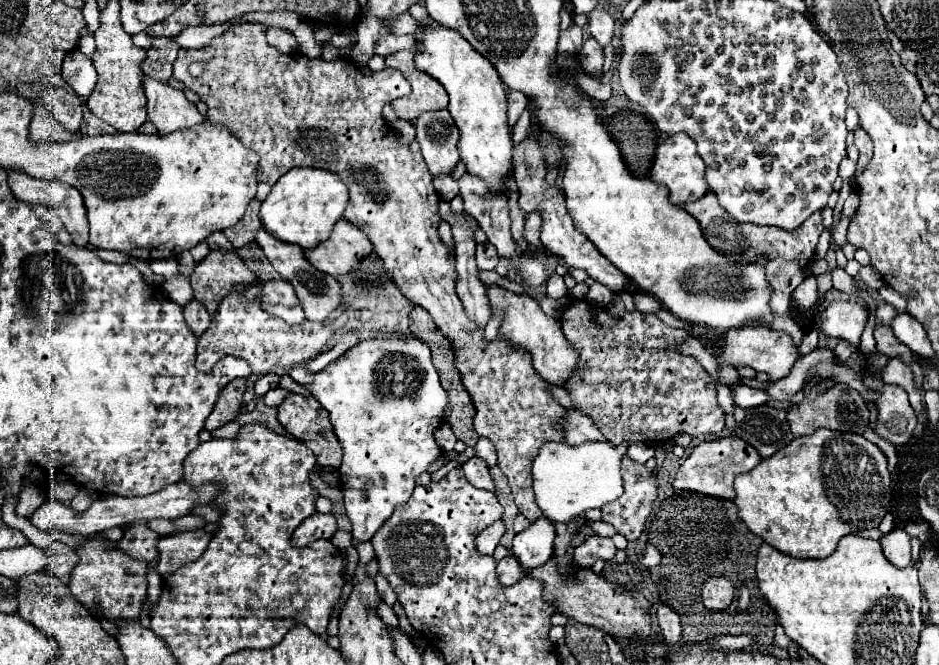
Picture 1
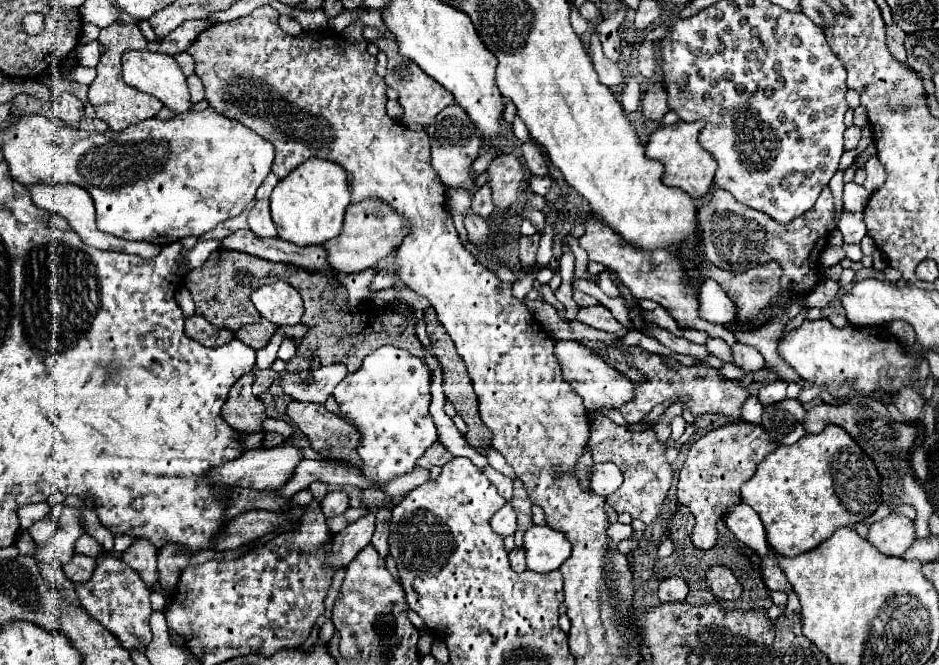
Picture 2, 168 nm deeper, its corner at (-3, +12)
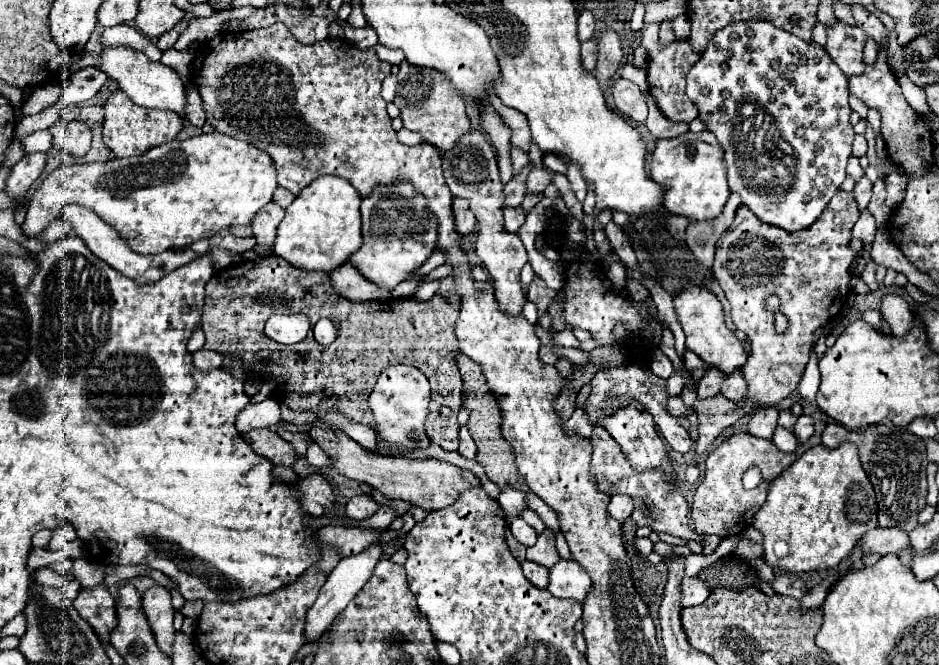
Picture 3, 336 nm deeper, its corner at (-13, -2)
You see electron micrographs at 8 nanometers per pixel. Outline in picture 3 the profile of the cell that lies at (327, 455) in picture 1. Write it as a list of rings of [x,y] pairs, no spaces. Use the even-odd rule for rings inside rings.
[[[312,427],[310,437],[314,443],[322,447],[322,451],[330,457],[332,467],[350,479],[364,481],[382,495],[390,499],[402,499],[410,505],[422,507],[424,511],[448,507],[456,501],[456,497],[474,487],[480,485],[478,477],[466,469],[460,469],[456,465],[450,465],[440,459],[406,459],[406,457],[386,457],[368,449],[362,449],[356,441],[352,441],[348,435],[342,431],[332,431],[332,429],[322,429],[322,427]]]

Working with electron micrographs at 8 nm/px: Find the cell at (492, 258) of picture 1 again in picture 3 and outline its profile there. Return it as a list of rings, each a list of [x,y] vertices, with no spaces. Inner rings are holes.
[[[454,199],[452,209],[454,209],[454,217],[456,217],[456,231],[462,237],[470,239],[474,235],[474,231],[476,231],[476,217],[468,209],[468,203],[464,199]]]

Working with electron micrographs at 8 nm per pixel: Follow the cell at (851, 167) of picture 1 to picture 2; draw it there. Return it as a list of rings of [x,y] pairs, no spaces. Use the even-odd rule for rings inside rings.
[[[856,125],[848,127],[844,133],[844,149],[854,149],[858,145],[858,141],[860,141],[860,127],[856,127]]]

